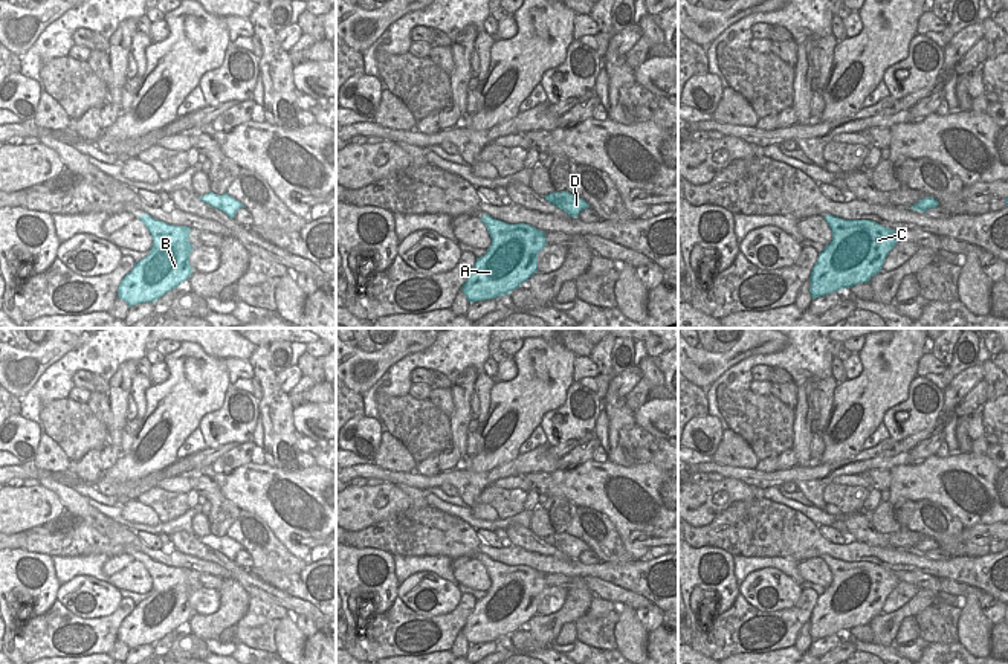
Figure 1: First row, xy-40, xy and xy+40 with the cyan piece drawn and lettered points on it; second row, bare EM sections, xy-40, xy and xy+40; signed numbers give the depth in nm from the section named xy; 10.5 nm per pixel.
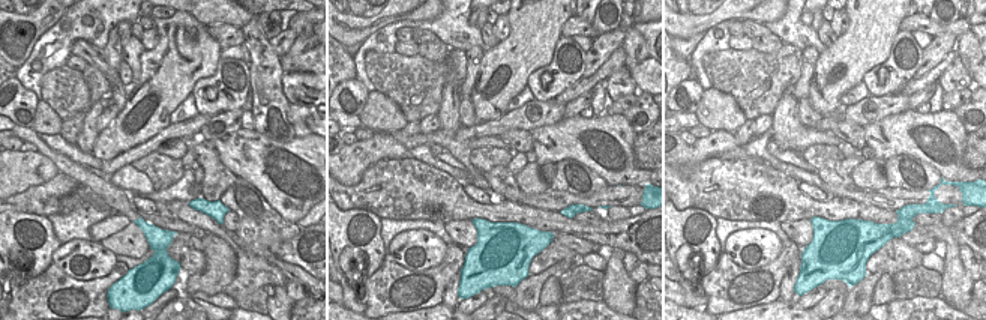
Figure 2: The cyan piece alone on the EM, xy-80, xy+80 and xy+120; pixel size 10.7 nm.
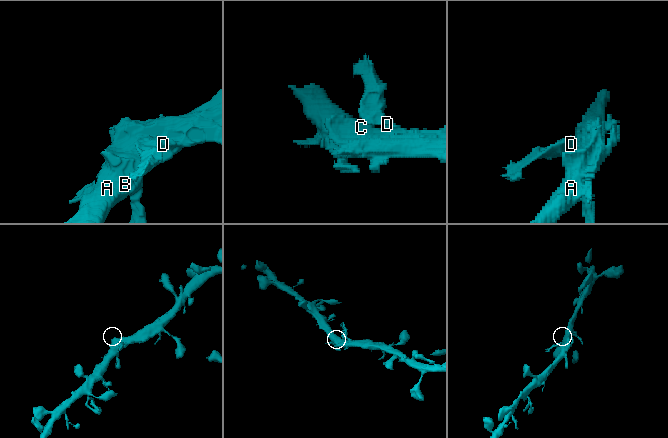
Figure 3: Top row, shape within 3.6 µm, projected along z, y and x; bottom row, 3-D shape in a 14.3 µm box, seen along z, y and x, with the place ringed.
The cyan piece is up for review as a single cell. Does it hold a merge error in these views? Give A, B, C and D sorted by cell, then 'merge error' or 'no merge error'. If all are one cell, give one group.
groups A B C / D; merge error

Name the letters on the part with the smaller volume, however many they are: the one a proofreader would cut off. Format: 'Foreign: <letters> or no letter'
Foreign: D

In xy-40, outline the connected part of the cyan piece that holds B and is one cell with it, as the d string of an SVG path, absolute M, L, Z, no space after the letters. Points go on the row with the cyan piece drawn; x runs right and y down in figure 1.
M147 212L139 220L150 230L153 247L144 259L134 263L133 270L124 276L118 287L118 298L128 307L156 302L192 273L189 264L194 249L189 243L191 227L166 224Z

